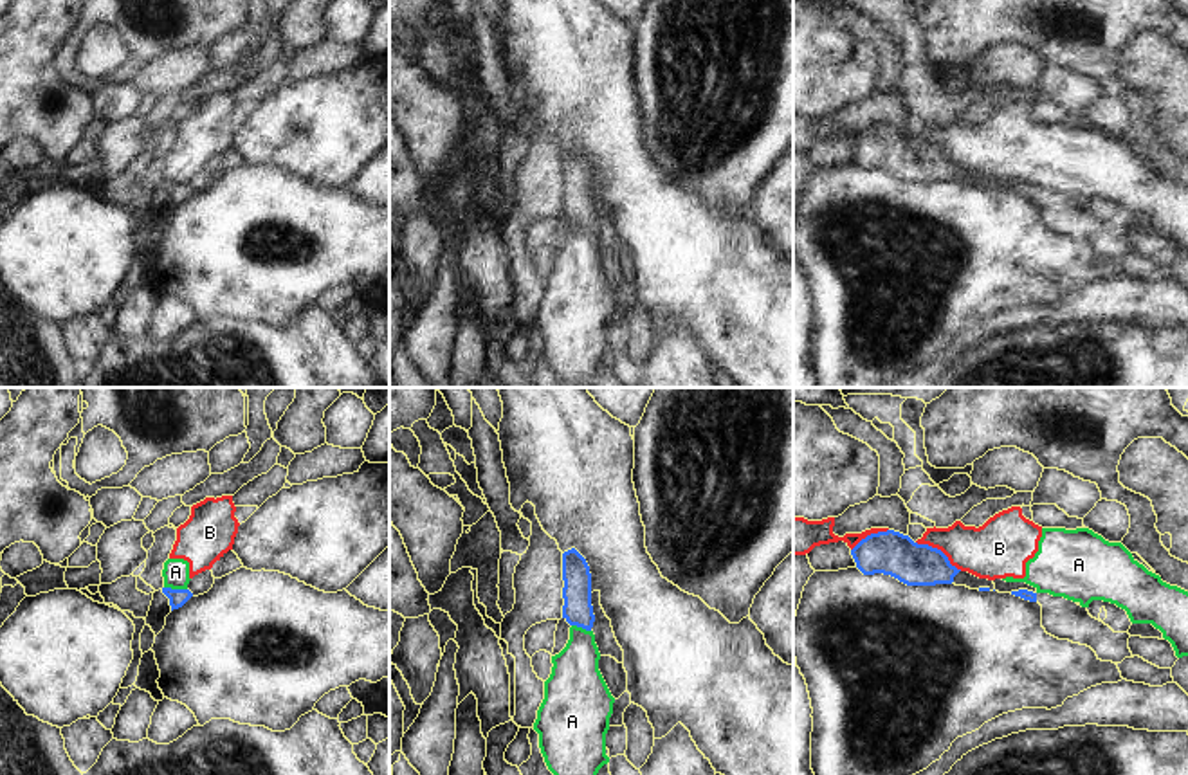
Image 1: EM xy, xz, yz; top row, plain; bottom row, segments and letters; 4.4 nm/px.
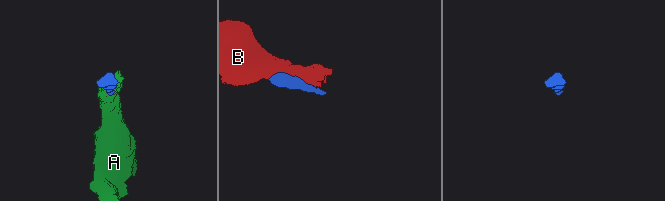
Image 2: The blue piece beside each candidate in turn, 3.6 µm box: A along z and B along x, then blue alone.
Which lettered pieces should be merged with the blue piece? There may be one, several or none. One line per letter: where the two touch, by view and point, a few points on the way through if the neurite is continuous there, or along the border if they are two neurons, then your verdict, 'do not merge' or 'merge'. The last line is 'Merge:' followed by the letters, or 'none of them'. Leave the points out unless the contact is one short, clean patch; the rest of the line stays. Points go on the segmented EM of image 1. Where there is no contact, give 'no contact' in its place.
A: xy (175, 590) | along xy (164, 586), (186, 590) | do not merge
B: yz (940, 550) | do not merge
Merge: none of them

